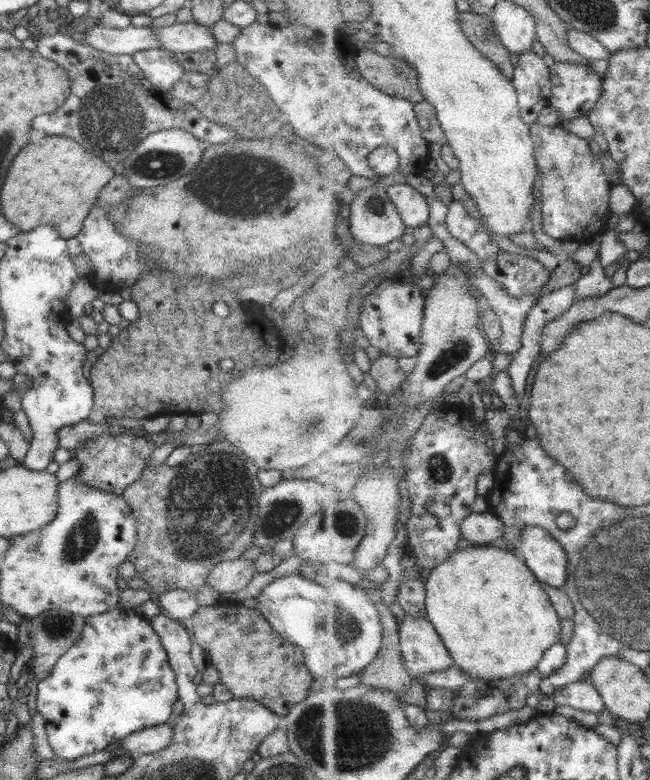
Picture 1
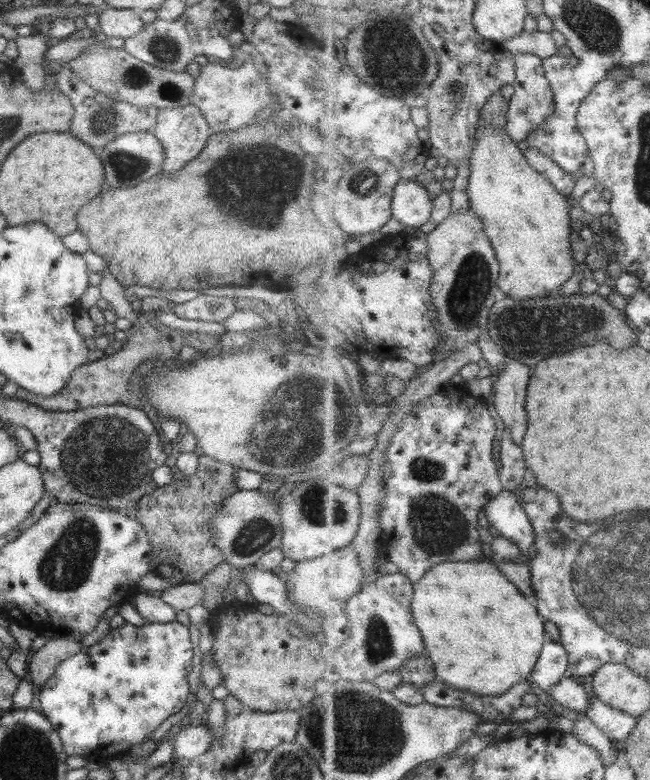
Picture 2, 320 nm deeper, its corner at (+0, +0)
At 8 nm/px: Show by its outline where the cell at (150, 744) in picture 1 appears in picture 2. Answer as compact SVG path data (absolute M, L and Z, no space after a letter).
M187 725L173 739L173 757L193 760L211 749L212 734L203 726Z

